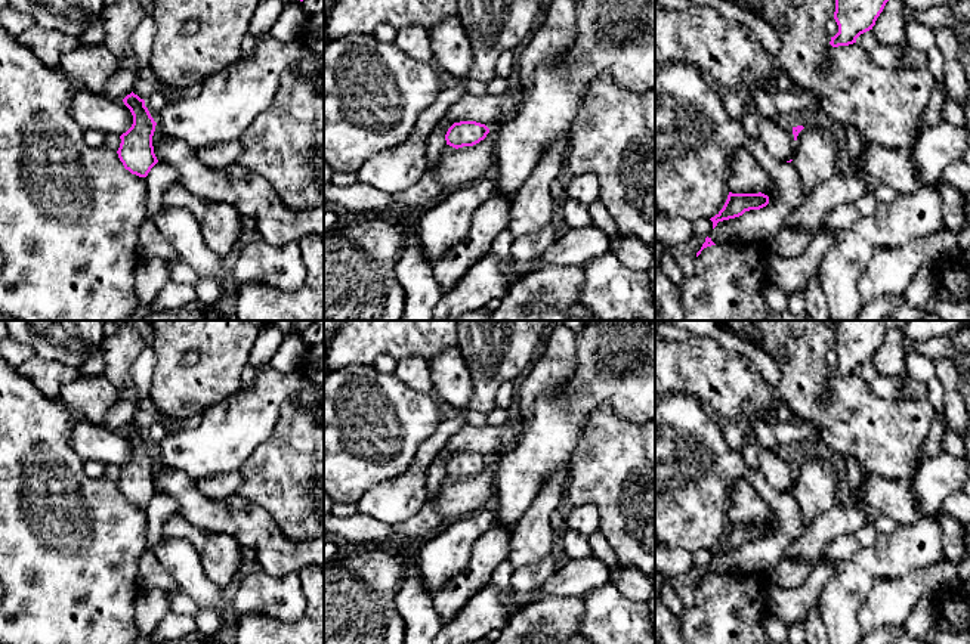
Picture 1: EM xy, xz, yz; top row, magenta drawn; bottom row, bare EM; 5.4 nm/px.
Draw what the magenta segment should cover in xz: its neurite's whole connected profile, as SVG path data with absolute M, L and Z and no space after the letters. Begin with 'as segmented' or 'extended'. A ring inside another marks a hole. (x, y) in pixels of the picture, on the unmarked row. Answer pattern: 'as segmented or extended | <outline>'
as segmented | M460 452L454 453L447 465L445 471L447 476L458 480L463 477L473 477L484 471L486 465L489 464L489 459L485 455L476 453L476 452Z

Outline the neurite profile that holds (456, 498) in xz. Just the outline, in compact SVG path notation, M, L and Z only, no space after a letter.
M492 461L473 477L452 479L447 476L433 499L435 508L445 524L470 515L484 508L495 490L495 465Z

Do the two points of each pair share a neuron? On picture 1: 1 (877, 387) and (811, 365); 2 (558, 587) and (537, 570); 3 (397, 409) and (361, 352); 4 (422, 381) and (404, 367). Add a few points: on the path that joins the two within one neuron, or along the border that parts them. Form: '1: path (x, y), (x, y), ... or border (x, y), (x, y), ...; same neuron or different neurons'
1: border (867, 383), (874, 395), (895, 398); different neurons
2: border (558, 569), (533, 594), (519, 595), (515, 593); different neurons
3: border (371, 364), (346, 364), (339, 370); different neurons
4: path (417, 377), (408, 370); same neuron

